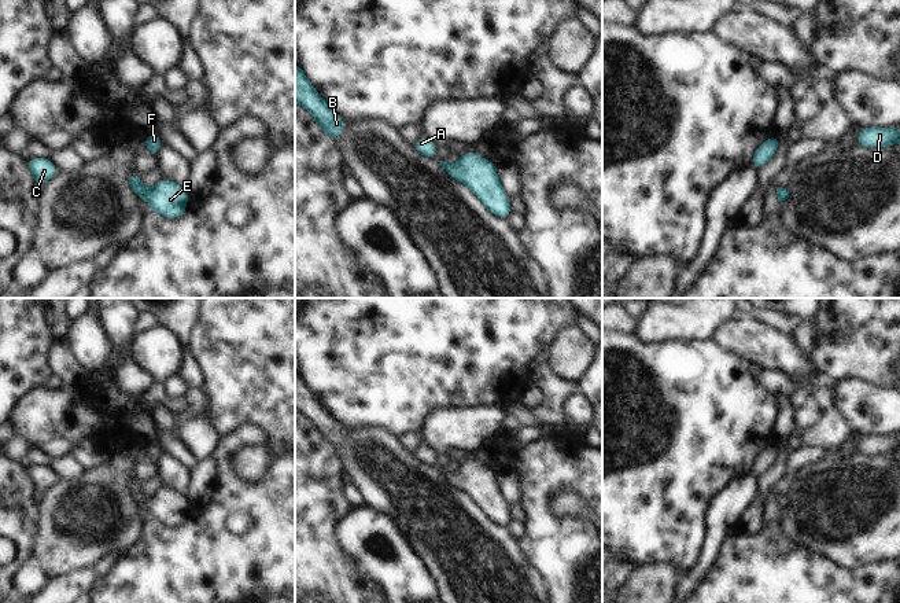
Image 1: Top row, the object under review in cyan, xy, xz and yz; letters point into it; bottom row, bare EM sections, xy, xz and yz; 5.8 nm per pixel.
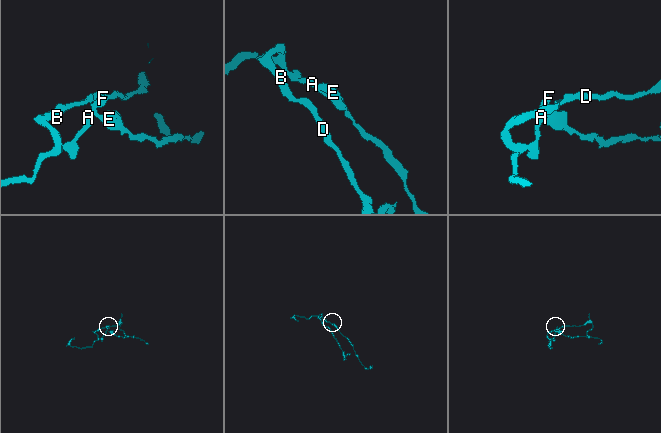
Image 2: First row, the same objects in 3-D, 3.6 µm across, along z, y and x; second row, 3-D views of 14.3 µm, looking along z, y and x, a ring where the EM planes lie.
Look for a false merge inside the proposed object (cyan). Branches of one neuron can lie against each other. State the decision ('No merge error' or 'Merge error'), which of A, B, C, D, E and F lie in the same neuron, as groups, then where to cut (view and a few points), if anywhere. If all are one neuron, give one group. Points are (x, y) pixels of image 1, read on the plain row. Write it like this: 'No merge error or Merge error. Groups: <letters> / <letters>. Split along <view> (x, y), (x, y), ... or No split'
No merge error. Groups: A B C D E F. No split

